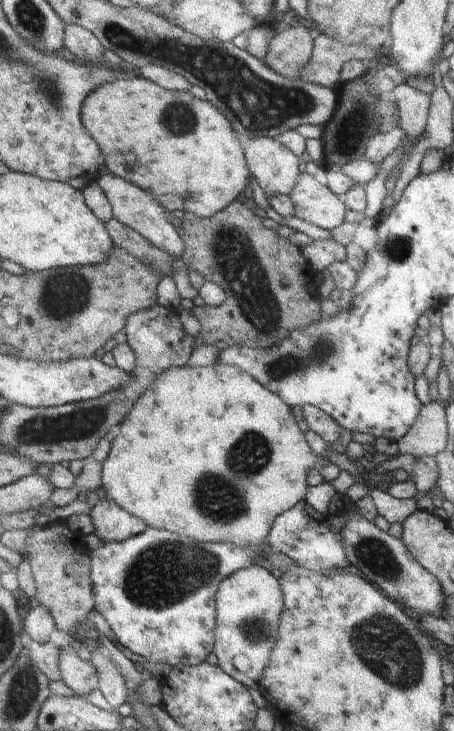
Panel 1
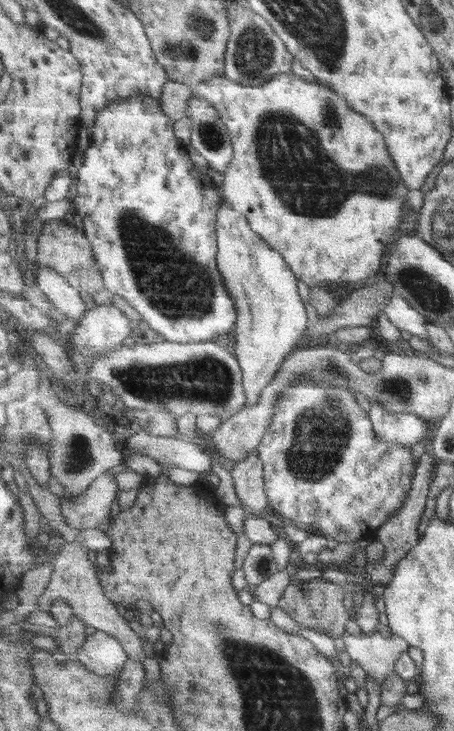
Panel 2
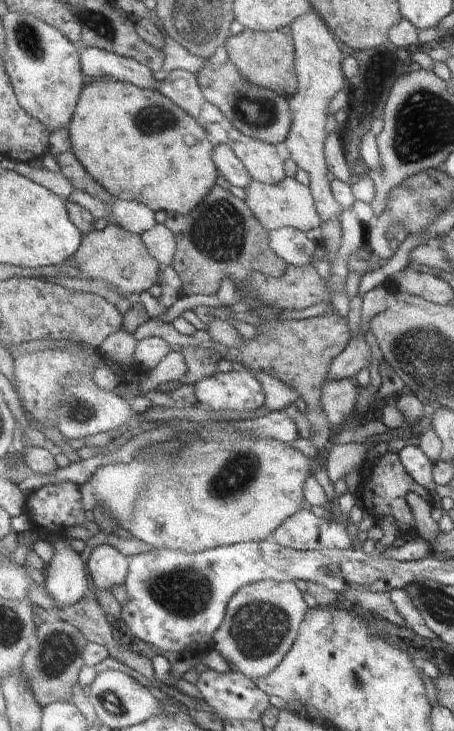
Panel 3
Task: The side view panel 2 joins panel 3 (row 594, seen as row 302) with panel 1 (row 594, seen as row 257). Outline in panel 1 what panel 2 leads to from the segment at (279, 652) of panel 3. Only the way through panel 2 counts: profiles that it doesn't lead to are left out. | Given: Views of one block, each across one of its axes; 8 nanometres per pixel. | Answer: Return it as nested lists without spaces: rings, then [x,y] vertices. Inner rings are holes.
[[[259,565],[235,572],[220,584],[217,596],[217,628],[214,654],[218,665],[249,688],[260,690],[271,652],[281,636],[285,598],[279,579]]]

